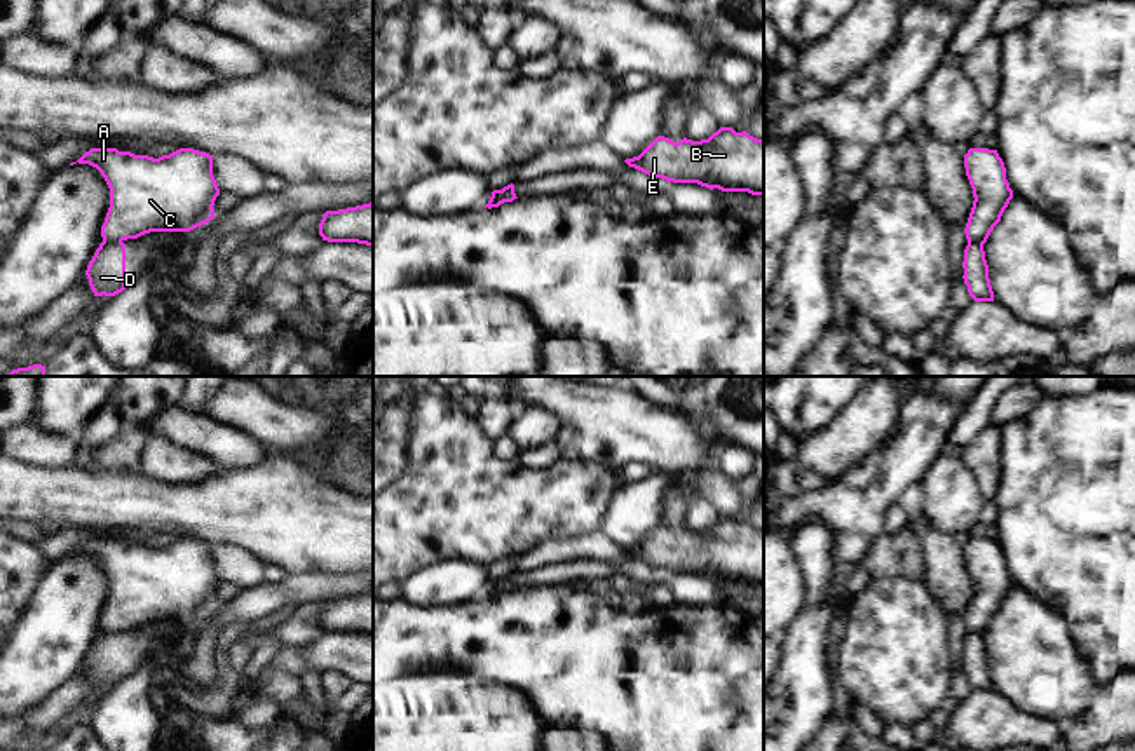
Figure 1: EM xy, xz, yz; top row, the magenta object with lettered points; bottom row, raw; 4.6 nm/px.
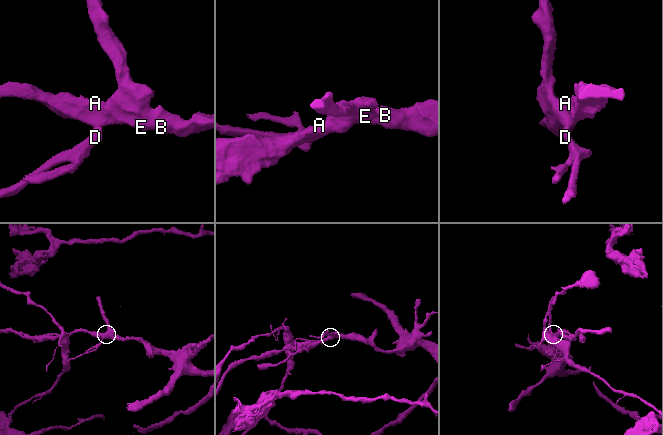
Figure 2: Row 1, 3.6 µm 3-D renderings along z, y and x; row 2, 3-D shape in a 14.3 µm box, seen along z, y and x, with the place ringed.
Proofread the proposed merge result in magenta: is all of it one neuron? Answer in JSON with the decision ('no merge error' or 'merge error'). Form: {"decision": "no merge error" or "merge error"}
{"decision": "merge error"}

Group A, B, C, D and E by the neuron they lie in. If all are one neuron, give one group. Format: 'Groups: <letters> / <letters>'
Groups: A B C E / D.

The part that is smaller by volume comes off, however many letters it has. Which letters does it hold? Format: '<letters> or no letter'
D

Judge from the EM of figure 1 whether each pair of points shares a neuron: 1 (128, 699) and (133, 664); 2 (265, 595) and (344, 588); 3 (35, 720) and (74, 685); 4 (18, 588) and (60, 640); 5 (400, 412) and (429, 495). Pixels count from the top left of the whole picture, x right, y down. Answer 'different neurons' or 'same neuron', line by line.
1: different neurons
2: same neuron
3: same neuron
4: different neurons
5: same neuron

